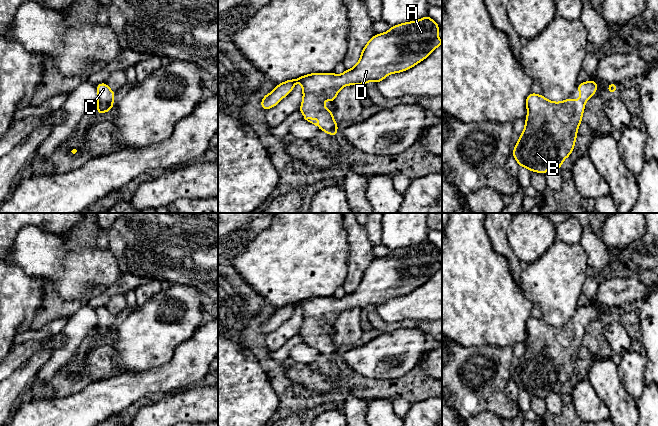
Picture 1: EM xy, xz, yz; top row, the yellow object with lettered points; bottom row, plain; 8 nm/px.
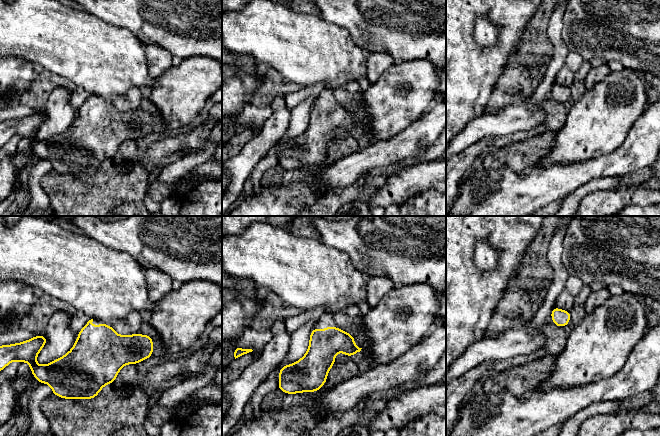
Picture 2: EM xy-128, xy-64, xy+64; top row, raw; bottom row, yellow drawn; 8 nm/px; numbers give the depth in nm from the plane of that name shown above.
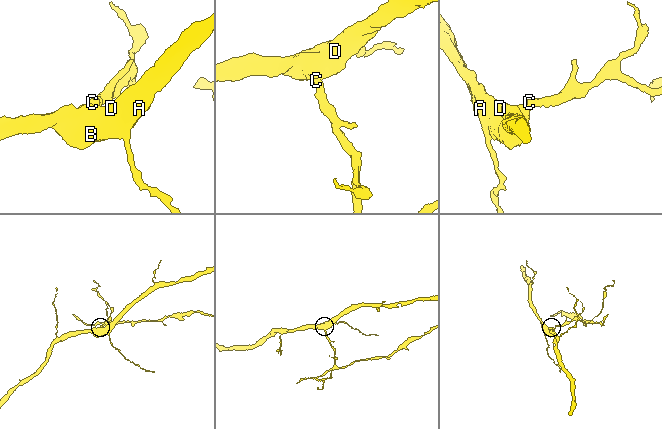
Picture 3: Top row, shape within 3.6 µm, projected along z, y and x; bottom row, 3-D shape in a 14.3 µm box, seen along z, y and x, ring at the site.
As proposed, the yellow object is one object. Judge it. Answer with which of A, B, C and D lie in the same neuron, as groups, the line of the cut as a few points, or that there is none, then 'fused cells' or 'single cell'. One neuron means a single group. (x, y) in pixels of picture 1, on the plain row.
A B C D; no cut; single cell

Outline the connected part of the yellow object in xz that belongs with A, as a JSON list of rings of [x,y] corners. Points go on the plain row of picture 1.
[[[425,240],[417,245],[405,246],[392,250],[387,256],[374,259],[363,272],[358,287],[344,297],[311,297],[296,303],[279,307],[276,312],[261,324],[261,332],[265,335],[276,330],[285,320],[290,318],[297,306],[302,308],[303,323],[299,335],[304,343],[317,350],[321,355],[337,361],[338,348],[334,345],[333,336],[325,332],[323,325],[335,326],[338,316],[345,310],[374,305],[378,308],[389,298],[404,296],[427,282],[438,272],[442,265],[438,261],[438,249],[432,242]]]

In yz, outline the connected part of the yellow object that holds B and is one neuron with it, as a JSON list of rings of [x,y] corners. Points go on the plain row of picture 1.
[[[595,304],[577,310],[581,322],[575,325],[553,326],[533,316],[526,321],[525,351],[512,376],[520,391],[545,399],[551,392],[560,394],[563,384],[570,380],[585,326],[599,311]]]

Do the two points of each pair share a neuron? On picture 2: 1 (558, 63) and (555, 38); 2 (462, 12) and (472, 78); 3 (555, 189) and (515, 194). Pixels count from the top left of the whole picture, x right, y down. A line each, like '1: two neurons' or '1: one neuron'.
1: one neuron
2: one neuron
3: one neuron

